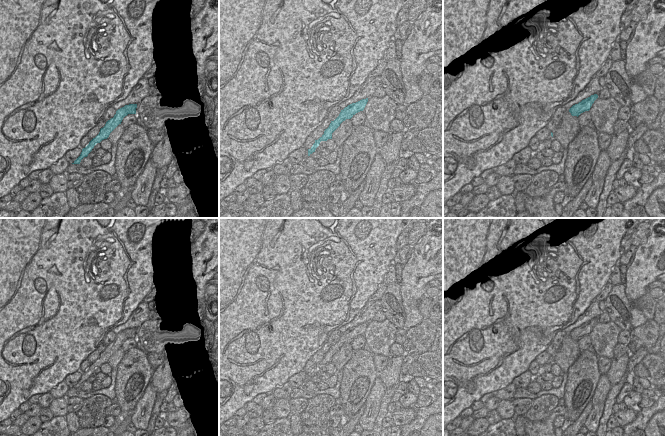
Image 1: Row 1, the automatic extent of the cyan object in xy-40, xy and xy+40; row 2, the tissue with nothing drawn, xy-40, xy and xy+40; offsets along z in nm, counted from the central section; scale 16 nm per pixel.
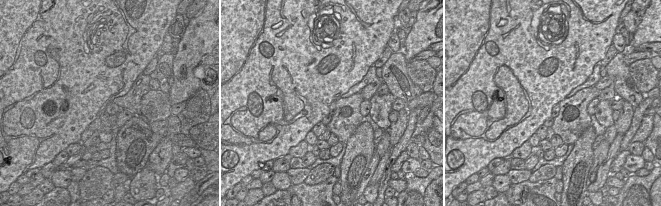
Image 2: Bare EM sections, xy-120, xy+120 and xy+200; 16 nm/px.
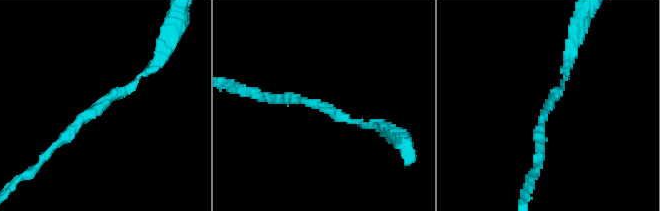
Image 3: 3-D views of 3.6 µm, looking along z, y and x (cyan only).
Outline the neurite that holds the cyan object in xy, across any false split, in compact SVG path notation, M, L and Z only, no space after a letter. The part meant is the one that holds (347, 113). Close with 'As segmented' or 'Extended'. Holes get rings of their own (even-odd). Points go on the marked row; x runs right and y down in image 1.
M368 98L362 99L356 103L348 105L343 110L341 110L339 116L334 121L331 121L329 127L325 129L324 134L318 140L315 140L313 146L308 149L308 156L315 152L321 141L332 139L332 133L340 126L343 121L346 119L351 119L356 113L363 111L367 102Z. As segmented.

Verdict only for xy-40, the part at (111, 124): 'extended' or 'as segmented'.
as segmented

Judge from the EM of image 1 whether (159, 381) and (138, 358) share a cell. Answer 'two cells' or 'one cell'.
two cells

